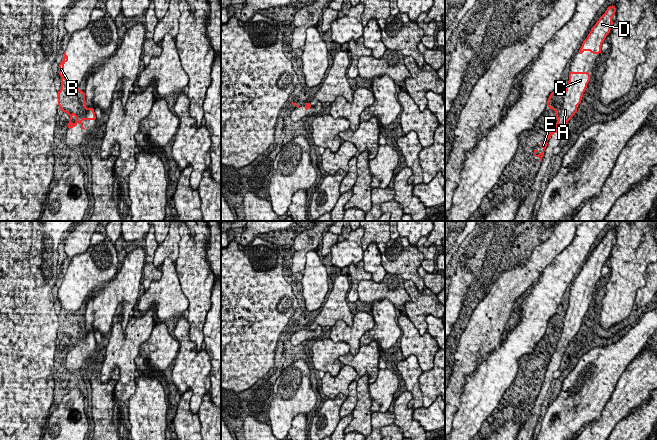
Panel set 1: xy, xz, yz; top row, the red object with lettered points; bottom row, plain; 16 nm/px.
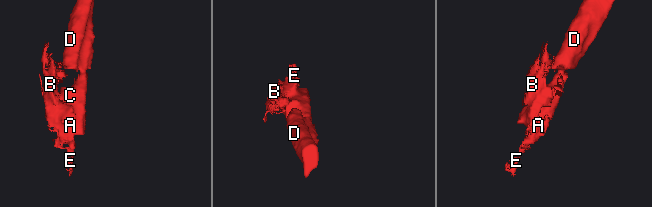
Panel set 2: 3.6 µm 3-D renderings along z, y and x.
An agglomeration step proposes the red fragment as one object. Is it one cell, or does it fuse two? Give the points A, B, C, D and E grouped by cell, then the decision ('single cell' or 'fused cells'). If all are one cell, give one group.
A B C D E | single cell

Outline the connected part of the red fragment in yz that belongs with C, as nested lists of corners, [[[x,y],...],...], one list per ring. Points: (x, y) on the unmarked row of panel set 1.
[[[569,296],[569,305],[566,310],[566,314],[562,317],[559,314],[552,316],[547,325],[547,331],[553,333],[557,338],[556,342],[558,345],[554,352],[548,356],[547,365],[551,362],[554,357],[558,357],[559,353],[562,353],[563,350],[567,348],[573,341],[573,339],[578,335],[577,330],[581,328],[583,317],[587,312],[587,308],[590,305],[589,296]]]

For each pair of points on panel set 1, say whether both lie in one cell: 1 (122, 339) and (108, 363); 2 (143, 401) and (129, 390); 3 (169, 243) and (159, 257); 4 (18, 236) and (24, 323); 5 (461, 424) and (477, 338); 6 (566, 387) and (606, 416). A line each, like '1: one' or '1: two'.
1: one
2: two
3: one
4: one
5: two
6: two

